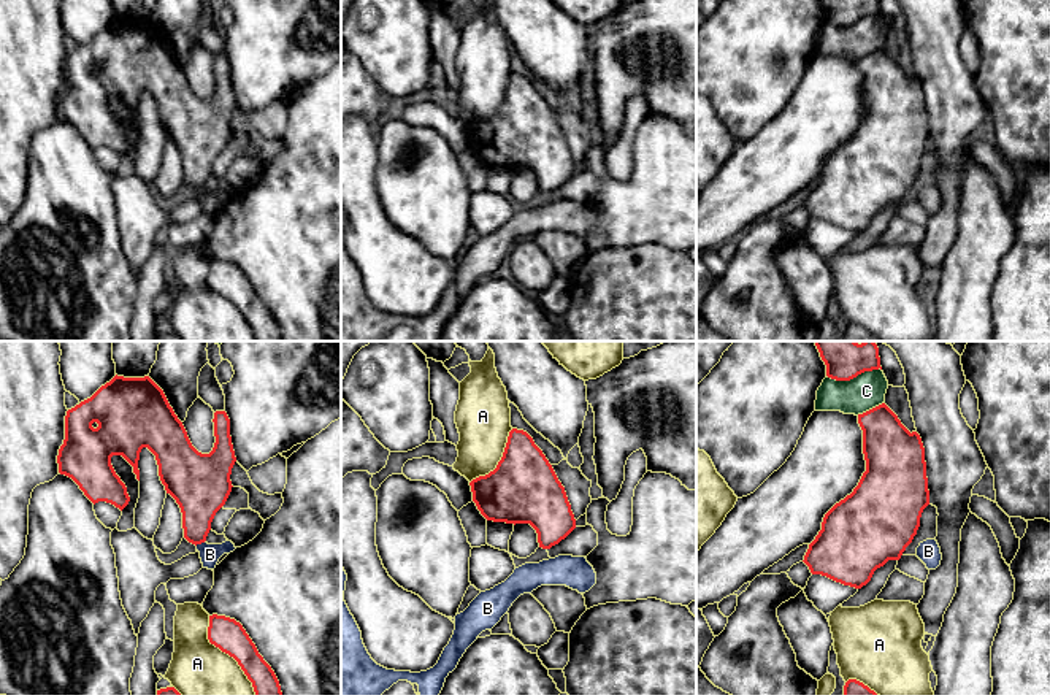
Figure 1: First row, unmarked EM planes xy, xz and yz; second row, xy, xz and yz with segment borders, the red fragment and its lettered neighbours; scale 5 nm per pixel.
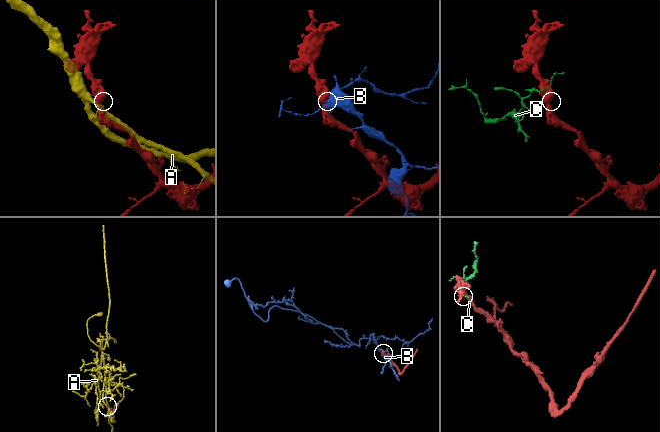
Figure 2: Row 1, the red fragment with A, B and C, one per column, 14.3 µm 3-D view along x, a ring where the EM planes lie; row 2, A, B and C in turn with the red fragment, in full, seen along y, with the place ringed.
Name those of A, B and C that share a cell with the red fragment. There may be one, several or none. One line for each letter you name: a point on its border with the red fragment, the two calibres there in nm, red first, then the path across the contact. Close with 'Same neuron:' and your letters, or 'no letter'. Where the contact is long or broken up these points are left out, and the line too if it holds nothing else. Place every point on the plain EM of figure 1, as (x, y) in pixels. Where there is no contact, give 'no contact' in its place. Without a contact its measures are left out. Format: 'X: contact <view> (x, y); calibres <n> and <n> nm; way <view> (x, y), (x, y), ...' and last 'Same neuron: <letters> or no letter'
Same neuron: no letter

